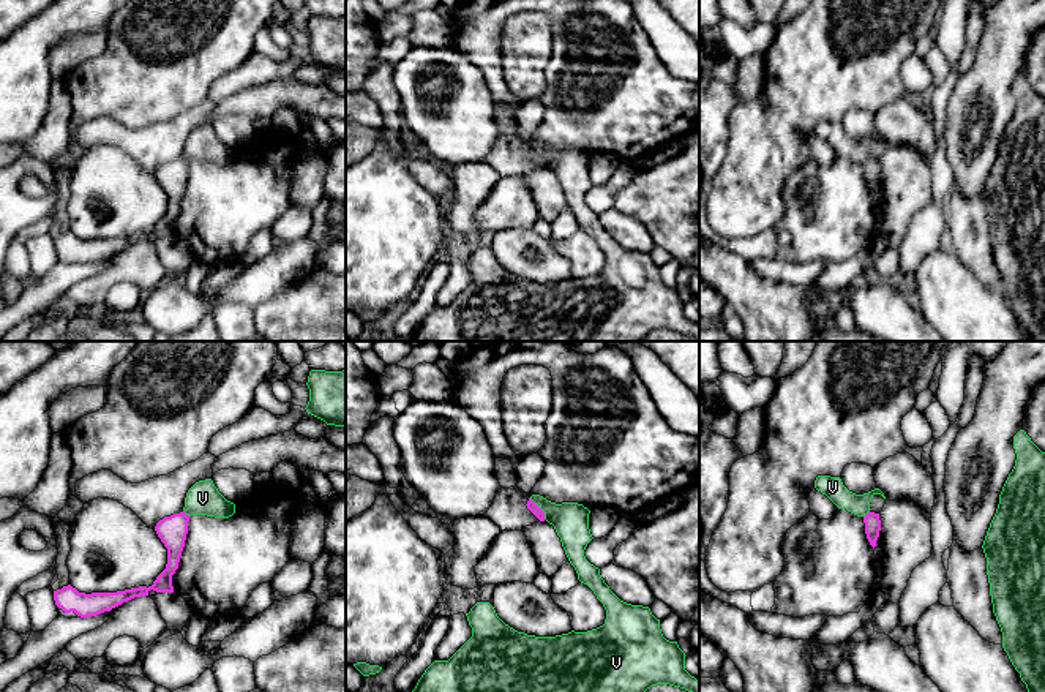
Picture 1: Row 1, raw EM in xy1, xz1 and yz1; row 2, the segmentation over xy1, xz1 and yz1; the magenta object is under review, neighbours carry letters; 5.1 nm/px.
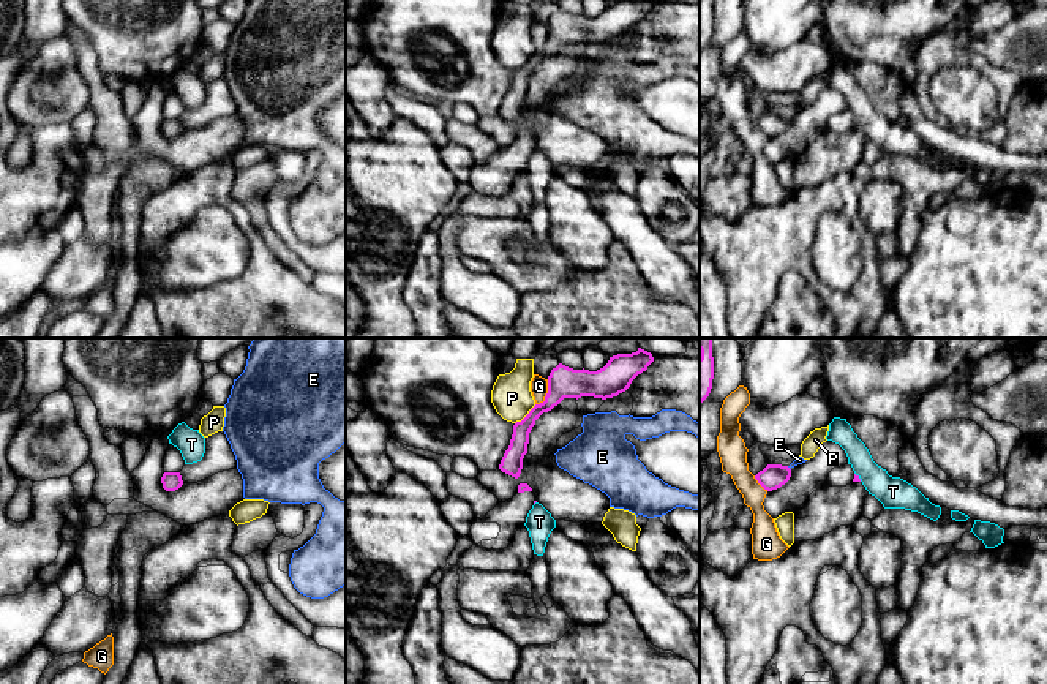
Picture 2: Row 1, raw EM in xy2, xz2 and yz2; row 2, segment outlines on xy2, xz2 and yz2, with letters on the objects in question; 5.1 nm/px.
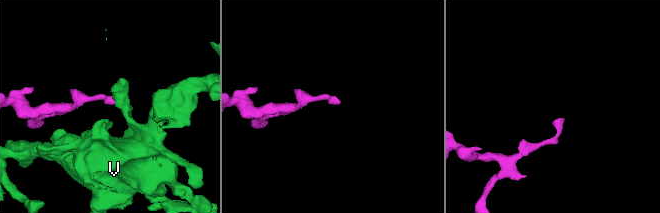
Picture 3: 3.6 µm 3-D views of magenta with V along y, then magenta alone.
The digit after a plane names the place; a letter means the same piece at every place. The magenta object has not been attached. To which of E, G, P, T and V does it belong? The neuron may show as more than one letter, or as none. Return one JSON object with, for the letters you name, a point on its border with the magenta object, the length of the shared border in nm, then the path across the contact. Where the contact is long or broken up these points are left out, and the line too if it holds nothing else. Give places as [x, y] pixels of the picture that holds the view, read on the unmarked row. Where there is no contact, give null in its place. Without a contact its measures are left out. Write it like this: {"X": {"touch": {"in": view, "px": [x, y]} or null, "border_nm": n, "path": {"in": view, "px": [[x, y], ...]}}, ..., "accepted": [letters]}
{"accepted": []}

